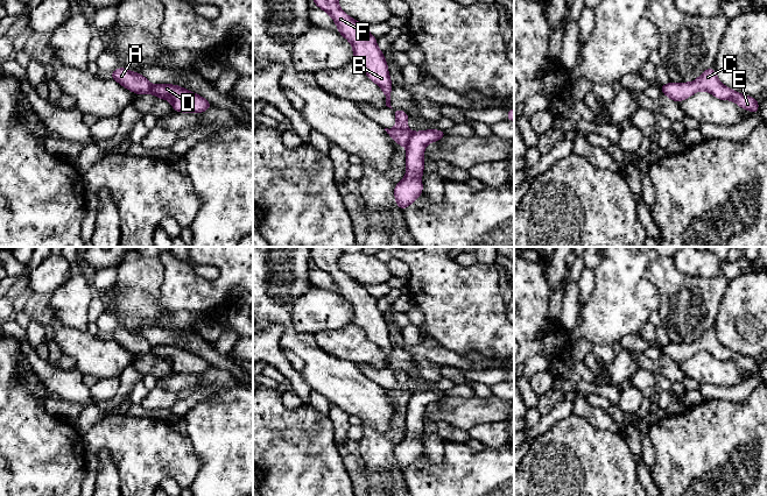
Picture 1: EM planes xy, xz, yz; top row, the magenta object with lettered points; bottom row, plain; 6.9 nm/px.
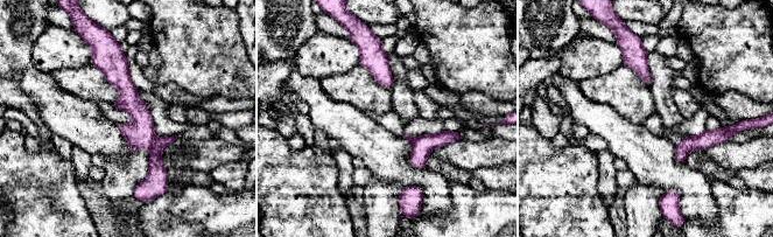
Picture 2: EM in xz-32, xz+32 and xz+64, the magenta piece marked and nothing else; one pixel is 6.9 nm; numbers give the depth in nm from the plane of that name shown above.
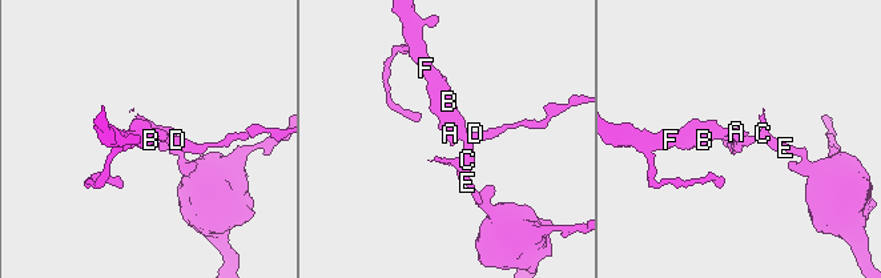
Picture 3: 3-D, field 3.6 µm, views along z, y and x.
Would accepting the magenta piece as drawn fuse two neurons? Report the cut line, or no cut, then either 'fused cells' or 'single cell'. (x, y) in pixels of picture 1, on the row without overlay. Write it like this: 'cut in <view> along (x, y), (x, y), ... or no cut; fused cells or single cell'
cut in xz along (413, 394), (406, 406); fused cells

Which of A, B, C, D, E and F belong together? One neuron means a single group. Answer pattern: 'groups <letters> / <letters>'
groups A B F / C D E

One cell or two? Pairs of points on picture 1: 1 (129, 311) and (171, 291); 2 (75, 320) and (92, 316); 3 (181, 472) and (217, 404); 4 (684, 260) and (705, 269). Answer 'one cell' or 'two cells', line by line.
1: two cells
2: two cells
3: two cells
4: one cell

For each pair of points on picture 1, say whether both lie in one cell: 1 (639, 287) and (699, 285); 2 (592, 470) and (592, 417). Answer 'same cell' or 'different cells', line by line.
1: different cells
2: different cells

